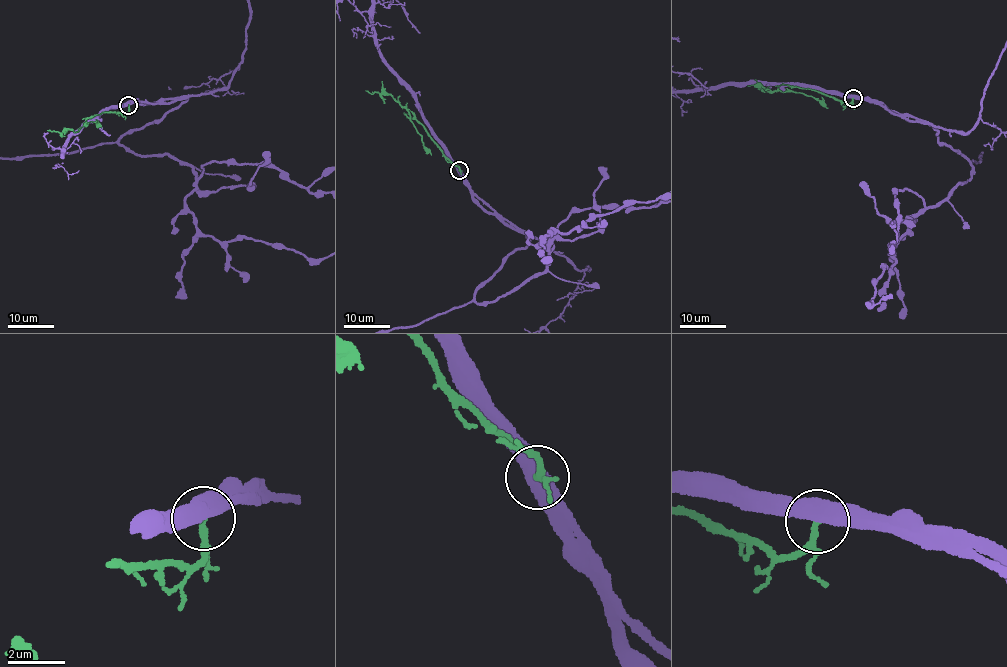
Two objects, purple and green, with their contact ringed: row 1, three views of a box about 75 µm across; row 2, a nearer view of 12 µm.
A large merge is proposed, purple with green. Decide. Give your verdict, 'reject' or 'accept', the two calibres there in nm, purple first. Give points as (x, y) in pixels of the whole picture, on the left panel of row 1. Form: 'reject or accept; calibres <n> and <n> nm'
reject; calibres 500 and 160 nm

